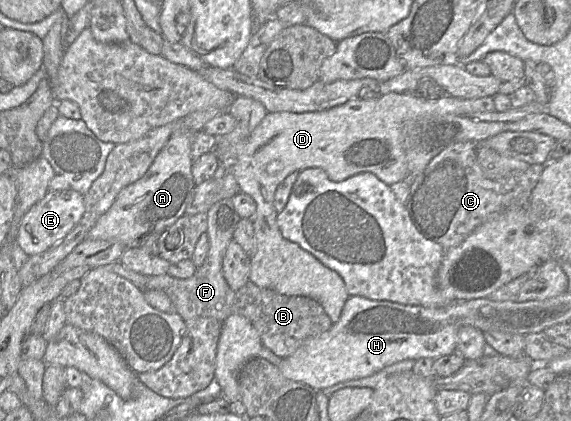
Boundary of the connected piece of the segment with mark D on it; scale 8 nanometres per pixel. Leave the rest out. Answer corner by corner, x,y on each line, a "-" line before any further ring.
390,92
377,97
357,97
323,111
304,113
268,112
239,148
233,173
241,193
251,196
256,210
251,219
255,251
250,257
249,282
284,295
304,296
317,301
332,323
341,316
349,298
345,283
335,271
324,266
298,244
285,239
277,225
274,206
277,187
293,172
321,168
335,182
359,173
372,173
388,186
409,181
402,128
404,123
424,115
469,116
495,111
493,97
461,99
451,95
426,99
410,93

